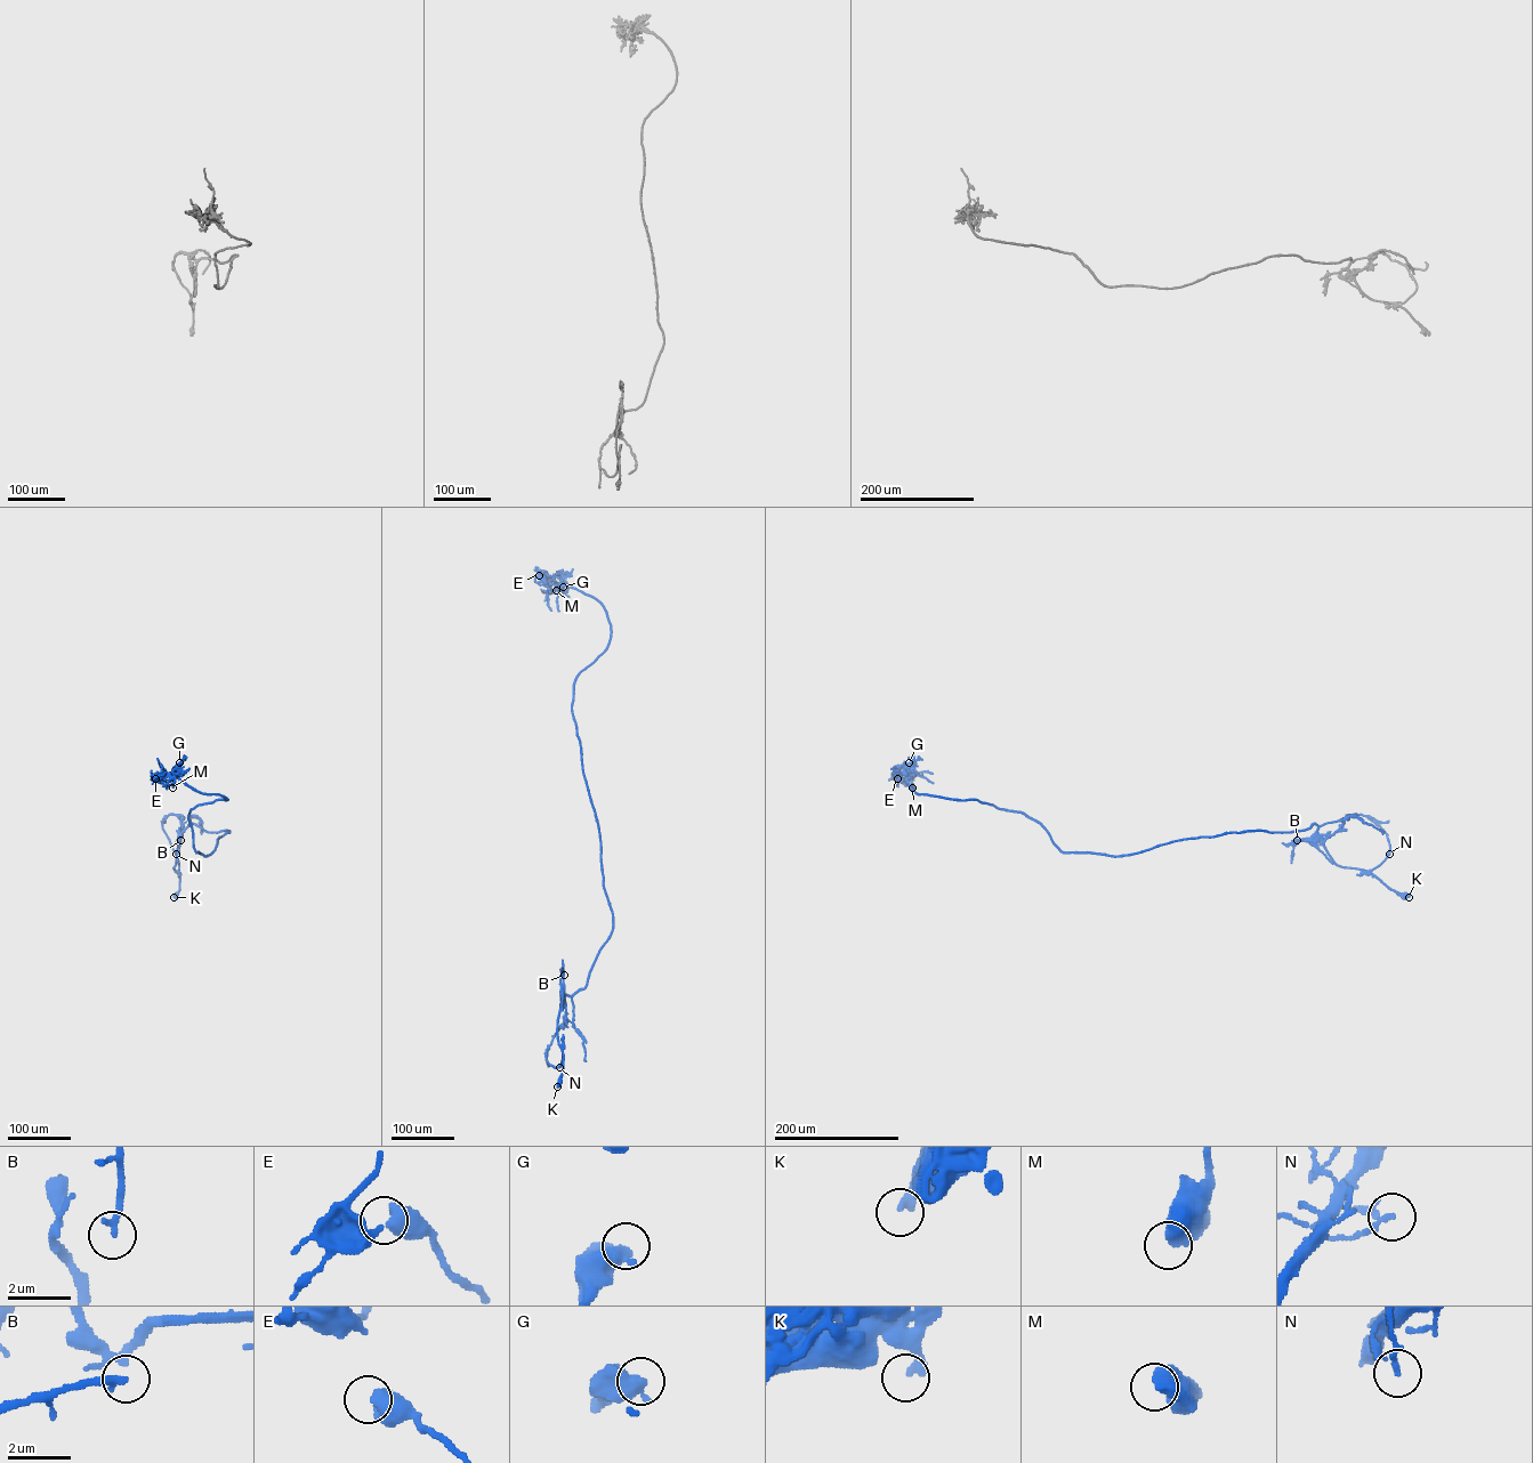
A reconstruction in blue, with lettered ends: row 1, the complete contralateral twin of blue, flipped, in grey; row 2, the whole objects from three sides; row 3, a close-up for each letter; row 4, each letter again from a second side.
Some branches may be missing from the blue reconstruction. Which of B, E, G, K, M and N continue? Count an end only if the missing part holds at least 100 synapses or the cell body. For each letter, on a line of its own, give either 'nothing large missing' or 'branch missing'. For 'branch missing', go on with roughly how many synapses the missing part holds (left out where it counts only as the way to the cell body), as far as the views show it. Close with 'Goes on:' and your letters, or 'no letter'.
B: nothing large missing
E: nothing large missing
G: branch missing | 160 syn
K: nothing large missing
M: nothing large missing
N: nothing large missing
Goes on: G

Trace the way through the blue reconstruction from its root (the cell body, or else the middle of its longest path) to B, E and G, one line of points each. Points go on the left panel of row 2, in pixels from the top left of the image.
B: (176, 896), (179, 878), (174, 867), (180, 840)
E: (176, 896), (183, 831), (230, 832), (210, 855), (196, 853), (190, 811), (227, 799), (172, 775), (155, 778)
G: (176, 896), (183, 831), (230, 832), (210, 855), (195, 851), (190, 811), (227, 799), (186, 785), (179, 762)

